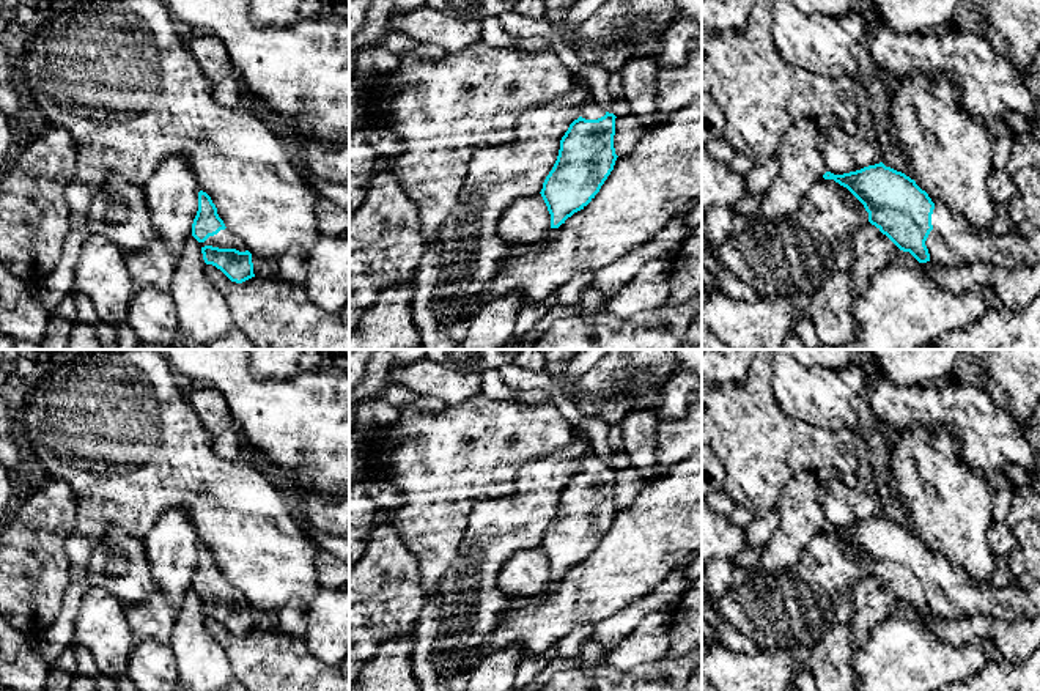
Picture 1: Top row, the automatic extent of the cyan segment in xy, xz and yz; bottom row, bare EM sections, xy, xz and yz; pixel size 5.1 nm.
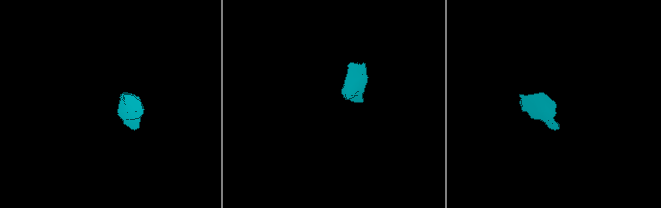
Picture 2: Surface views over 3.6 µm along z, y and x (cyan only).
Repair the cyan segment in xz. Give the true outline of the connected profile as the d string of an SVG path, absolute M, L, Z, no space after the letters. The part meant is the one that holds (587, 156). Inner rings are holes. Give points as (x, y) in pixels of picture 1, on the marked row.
M592 96L579 107L579 112L581 116L570 124L560 140L557 161L540 192L551 214L551 230L543 239L548 242L559 236L557 228L568 217L584 209L595 198L618 157L614 148L617 116L606 112Z

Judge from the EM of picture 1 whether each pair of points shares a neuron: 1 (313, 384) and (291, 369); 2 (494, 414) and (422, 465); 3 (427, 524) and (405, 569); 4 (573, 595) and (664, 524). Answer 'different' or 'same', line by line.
1: different
2: same
3: different
4: same

